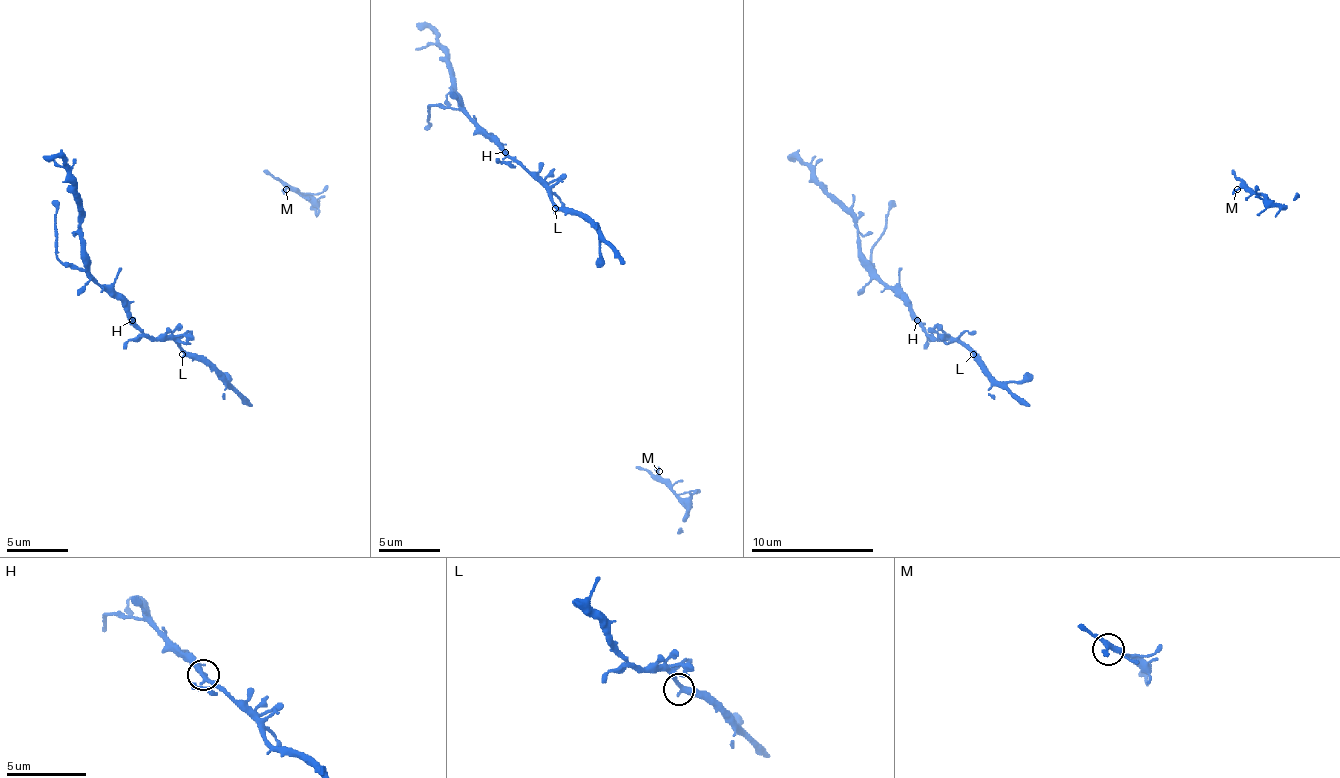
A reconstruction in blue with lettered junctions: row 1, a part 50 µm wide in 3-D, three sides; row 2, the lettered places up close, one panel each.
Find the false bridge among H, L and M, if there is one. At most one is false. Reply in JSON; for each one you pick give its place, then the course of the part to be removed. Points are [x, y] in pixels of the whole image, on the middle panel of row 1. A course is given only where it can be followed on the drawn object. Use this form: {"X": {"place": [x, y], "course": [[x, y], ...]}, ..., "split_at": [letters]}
{"split_at": []}

